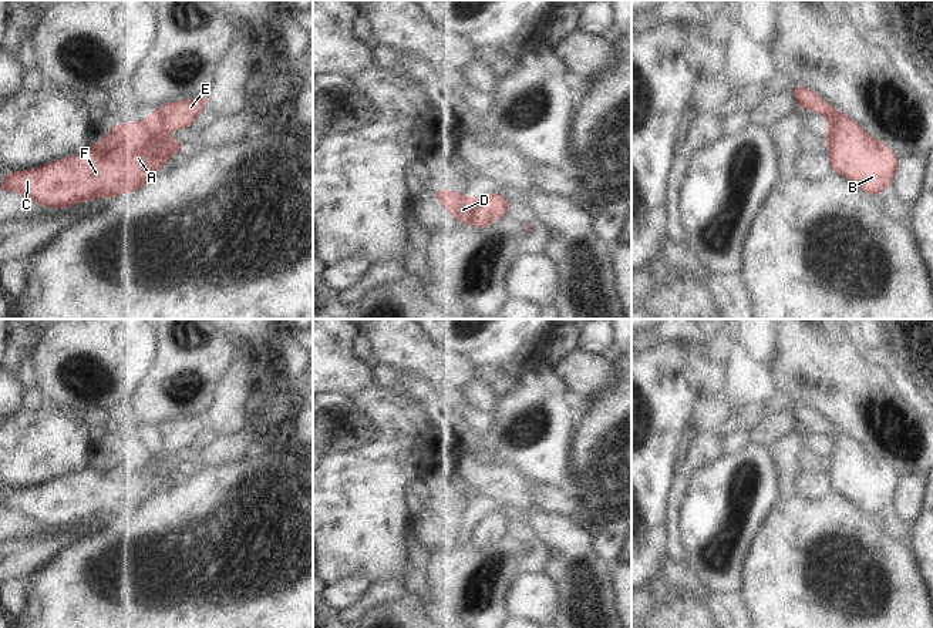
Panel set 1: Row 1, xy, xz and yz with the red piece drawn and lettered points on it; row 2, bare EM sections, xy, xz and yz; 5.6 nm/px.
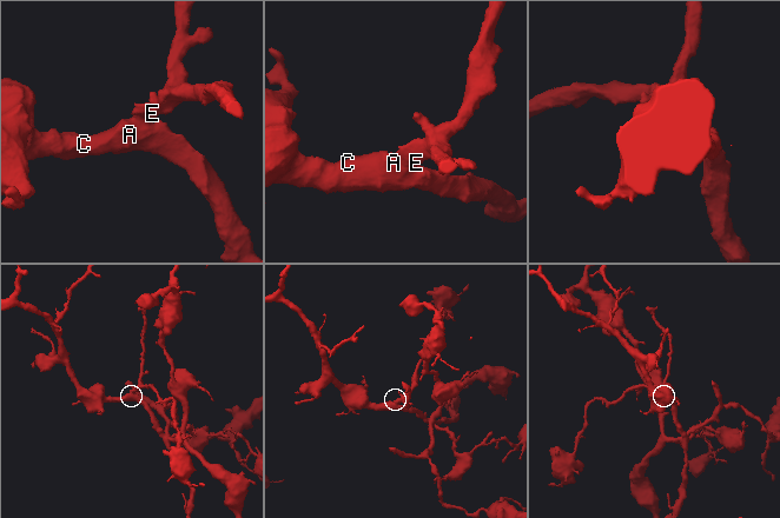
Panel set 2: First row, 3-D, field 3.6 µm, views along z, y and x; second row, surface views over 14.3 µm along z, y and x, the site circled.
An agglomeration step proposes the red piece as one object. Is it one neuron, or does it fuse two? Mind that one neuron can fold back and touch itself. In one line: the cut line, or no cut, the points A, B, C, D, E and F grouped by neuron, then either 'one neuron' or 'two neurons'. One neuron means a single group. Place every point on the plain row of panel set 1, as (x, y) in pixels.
cut none; groups A B C D E F; one neuron

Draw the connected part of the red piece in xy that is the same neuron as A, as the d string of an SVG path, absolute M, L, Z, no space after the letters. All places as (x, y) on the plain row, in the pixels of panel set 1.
M208 414L165 422L152 429L144 440L112 444L101 460L78 473L21 491L6 488L0 510L23 513L47 528L53 525L63 528L92 517L107 520L124 511L134 513L178 470L185 470L183 461L168 459L166 454L196 441L206 423Z

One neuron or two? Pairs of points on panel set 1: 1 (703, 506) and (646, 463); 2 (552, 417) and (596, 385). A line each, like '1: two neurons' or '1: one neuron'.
1: two neurons
2: two neurons

